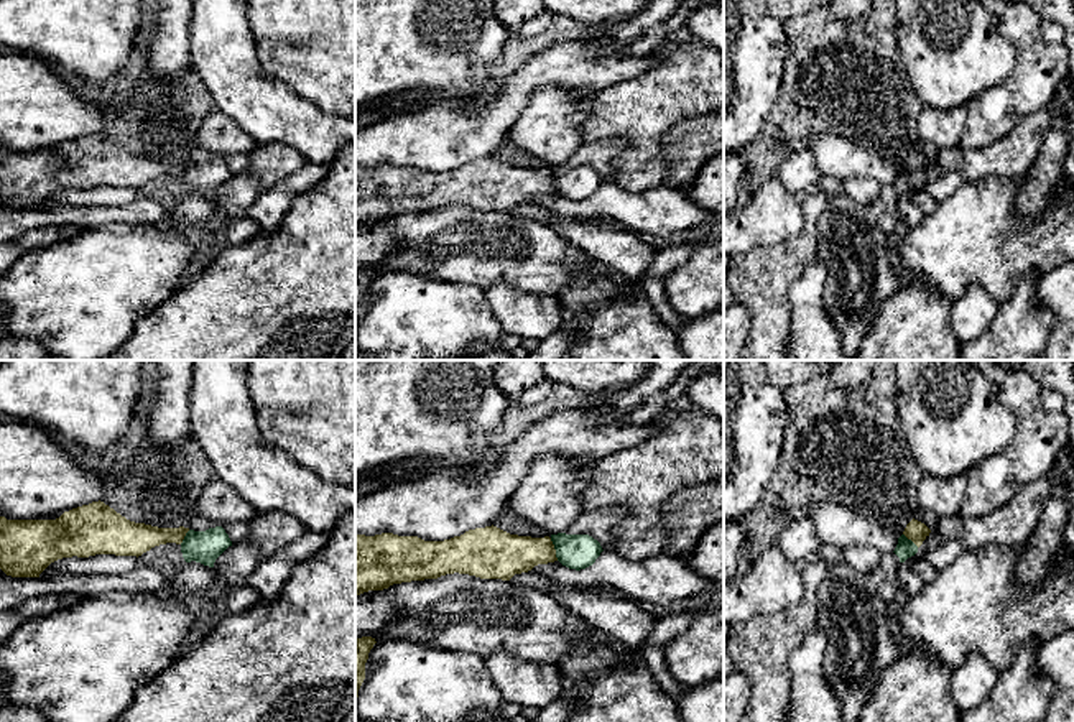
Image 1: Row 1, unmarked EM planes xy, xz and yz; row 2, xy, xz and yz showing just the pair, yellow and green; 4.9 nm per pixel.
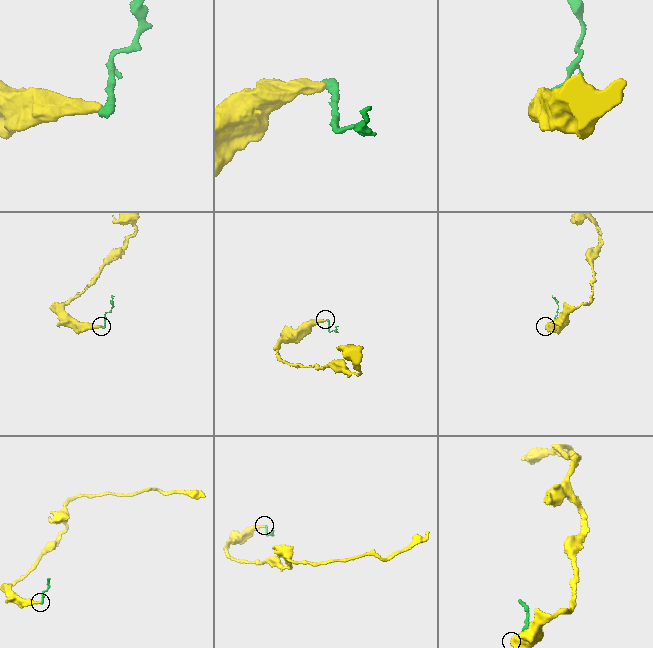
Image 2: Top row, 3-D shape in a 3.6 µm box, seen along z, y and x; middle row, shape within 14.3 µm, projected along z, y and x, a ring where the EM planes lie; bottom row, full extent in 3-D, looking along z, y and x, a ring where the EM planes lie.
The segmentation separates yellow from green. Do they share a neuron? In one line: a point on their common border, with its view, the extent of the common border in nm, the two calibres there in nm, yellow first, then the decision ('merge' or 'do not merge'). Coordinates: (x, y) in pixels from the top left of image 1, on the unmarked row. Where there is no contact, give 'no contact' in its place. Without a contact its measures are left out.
contact xz (555, 181); length 120 nm; calibres 220 and 180 nm; do not merge

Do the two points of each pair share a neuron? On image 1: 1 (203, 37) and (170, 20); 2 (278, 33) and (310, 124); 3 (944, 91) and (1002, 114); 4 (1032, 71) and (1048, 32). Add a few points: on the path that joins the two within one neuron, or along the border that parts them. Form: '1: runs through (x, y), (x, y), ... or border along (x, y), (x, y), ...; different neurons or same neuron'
1: border along (191, 17), (189, 63); different neurons
2: border along (267, 74), (285, 83), (323, 111), (334, 114); different neurons
3: border along (1002, 79), (981, 91), (966, 104); different neurons
4: border along (1041, 22), (1041, 37), (1055, 45); different neurons

